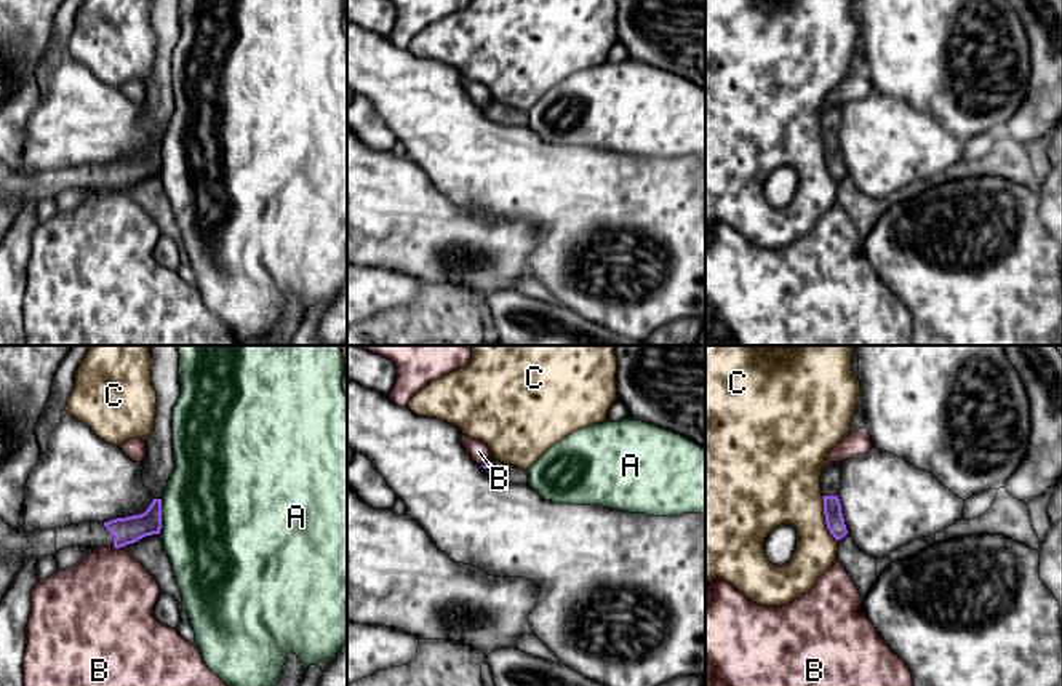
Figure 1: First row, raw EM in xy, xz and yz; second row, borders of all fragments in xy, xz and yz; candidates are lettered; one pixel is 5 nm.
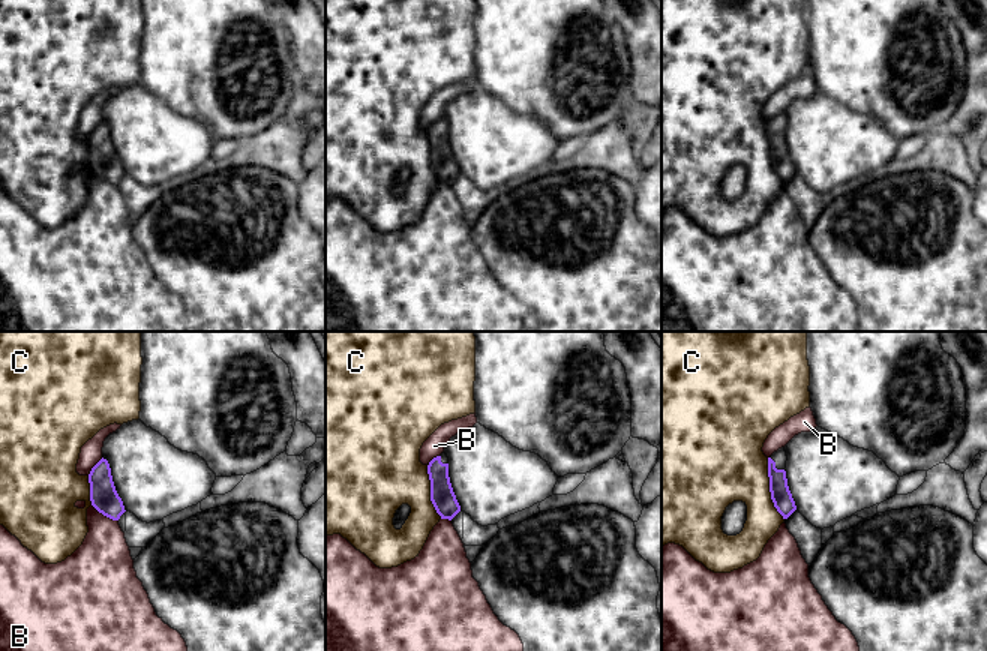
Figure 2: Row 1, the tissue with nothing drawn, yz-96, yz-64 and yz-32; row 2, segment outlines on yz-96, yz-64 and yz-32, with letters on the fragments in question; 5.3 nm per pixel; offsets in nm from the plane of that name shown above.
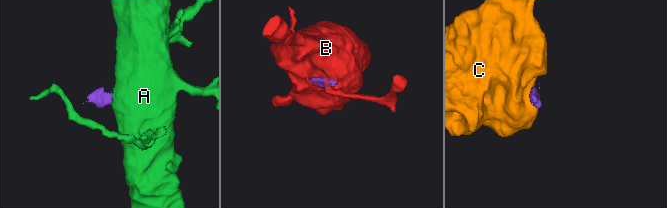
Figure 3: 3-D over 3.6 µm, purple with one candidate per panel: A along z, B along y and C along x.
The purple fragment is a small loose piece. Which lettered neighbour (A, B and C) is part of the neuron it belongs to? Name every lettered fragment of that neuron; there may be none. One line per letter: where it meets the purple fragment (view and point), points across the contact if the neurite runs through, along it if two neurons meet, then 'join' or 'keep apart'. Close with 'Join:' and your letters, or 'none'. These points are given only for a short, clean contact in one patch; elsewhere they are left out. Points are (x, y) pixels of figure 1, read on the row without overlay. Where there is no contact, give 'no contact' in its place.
A: contact xy (160, 159); border xy (162, 141), (162, 170), (159, 175); keep apart
B: contact xy (119, 189); border xy (114, 187), (122, 189); keep apart
C: contact yz (826, 160); border yz (822, 138), (824, 163), (837, 183); keep apart
Join: none

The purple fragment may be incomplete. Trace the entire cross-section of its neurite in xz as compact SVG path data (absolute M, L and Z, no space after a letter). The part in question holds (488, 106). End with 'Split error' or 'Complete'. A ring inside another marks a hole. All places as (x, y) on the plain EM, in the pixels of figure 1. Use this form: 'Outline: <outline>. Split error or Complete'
Outline: M493 102L481 109L483 114L496 123L507 126L528 126L528 114L515 107L507 107L501 102Z. Split error

